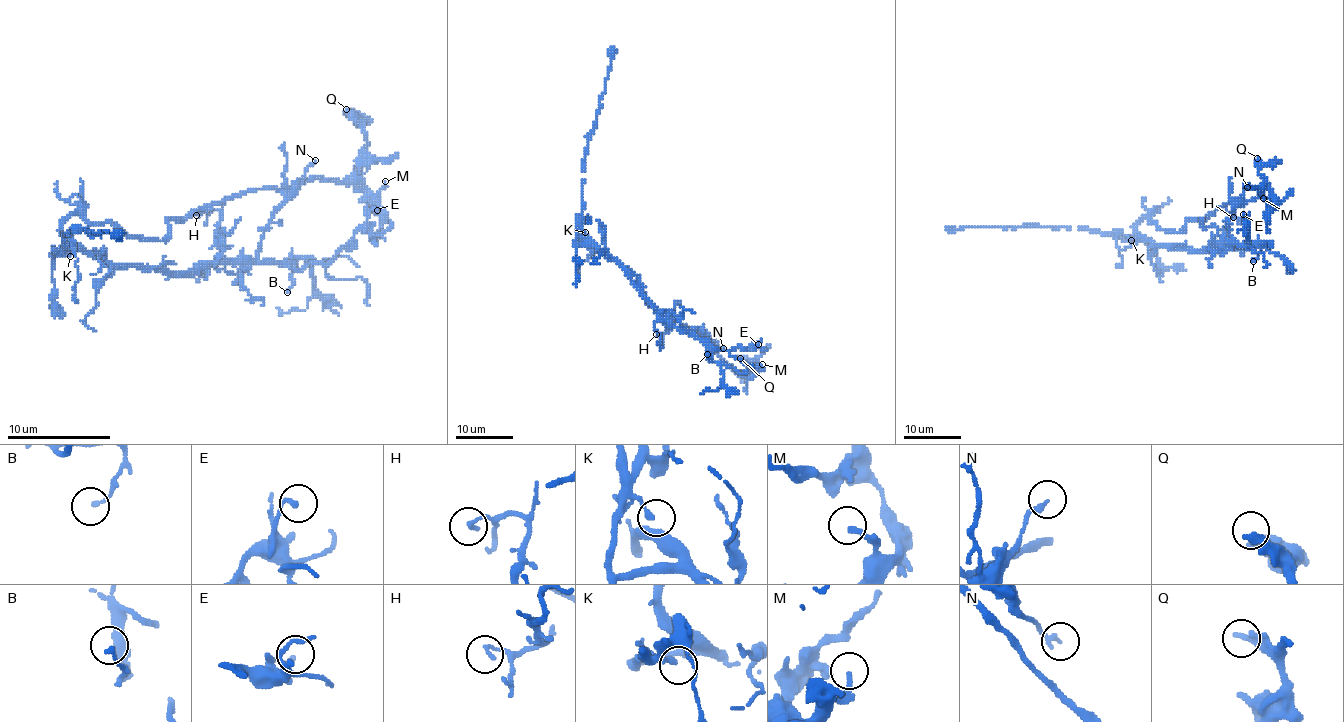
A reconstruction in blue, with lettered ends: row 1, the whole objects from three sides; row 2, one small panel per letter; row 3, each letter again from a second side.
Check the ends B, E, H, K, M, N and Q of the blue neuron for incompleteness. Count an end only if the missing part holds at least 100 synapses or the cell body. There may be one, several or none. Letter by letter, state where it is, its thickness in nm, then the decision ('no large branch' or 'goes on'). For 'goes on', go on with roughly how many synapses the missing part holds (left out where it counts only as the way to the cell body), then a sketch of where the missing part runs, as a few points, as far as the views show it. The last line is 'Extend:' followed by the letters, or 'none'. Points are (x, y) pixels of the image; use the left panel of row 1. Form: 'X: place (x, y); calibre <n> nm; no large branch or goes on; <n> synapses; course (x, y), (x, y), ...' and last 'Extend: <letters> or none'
B: place (287, 292); calibre 150 nm; no large branch
E: place (377, 210); calibre 170 nm; no large branch
H: place (196, 215); calibre 160 nm; no large branch
K: place (70, 256); calibre 180 nm; no large branch
M: place (385, 181); calibre 190 nm; no large branch
N: place (315, 160); calibre 180 nm; no large branch
Q: place (346, 109); calibre 320 nm; no large branch
Extend: none

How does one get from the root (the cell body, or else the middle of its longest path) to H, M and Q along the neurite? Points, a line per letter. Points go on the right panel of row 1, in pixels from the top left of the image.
H: (1163, 246), (1212, 248), (1225, 233), (1231, 214), (1233, 217)
M: (1163, 246), (1228, 245), (1233, 237), (1227, 220), (1234, 207), (1259, 197), (1275, 204), (1263, 198)
Q: (1163, 246), (1208, 249), (1228, 245), (1233, 237), (1227, 220), (1234, 207), (1270, 197), (1257, 158)

